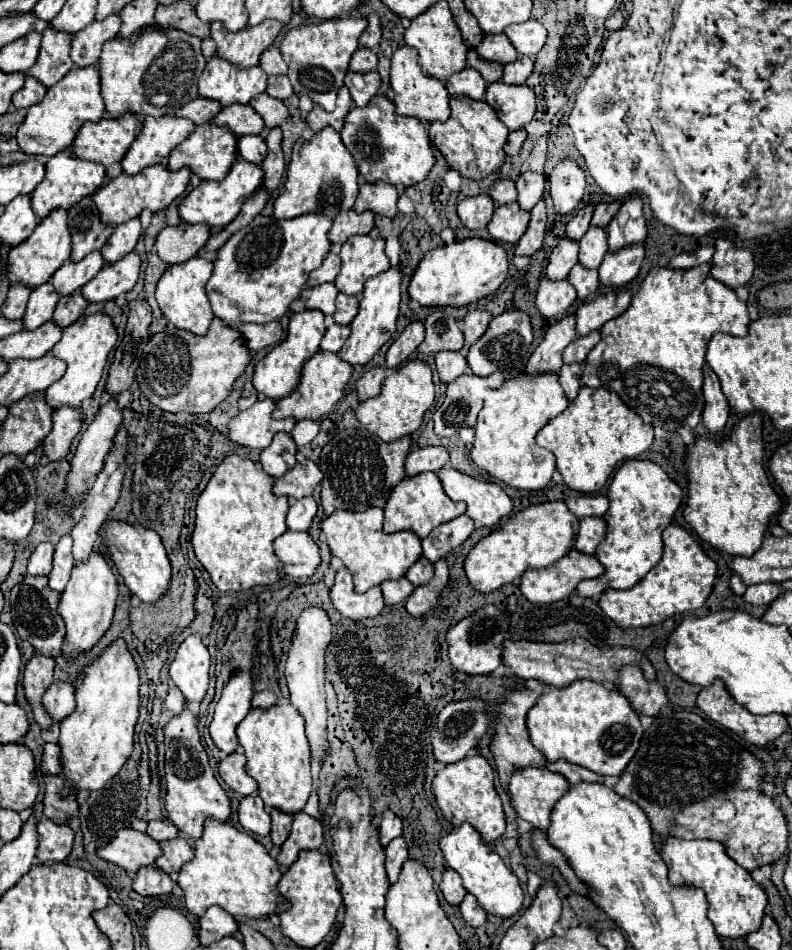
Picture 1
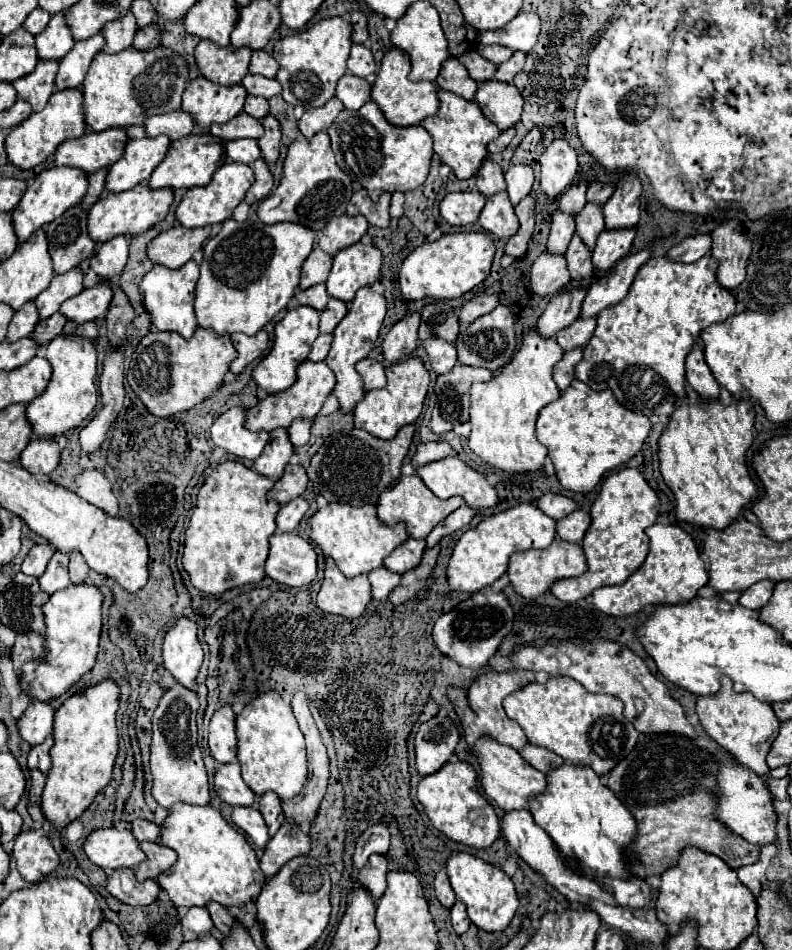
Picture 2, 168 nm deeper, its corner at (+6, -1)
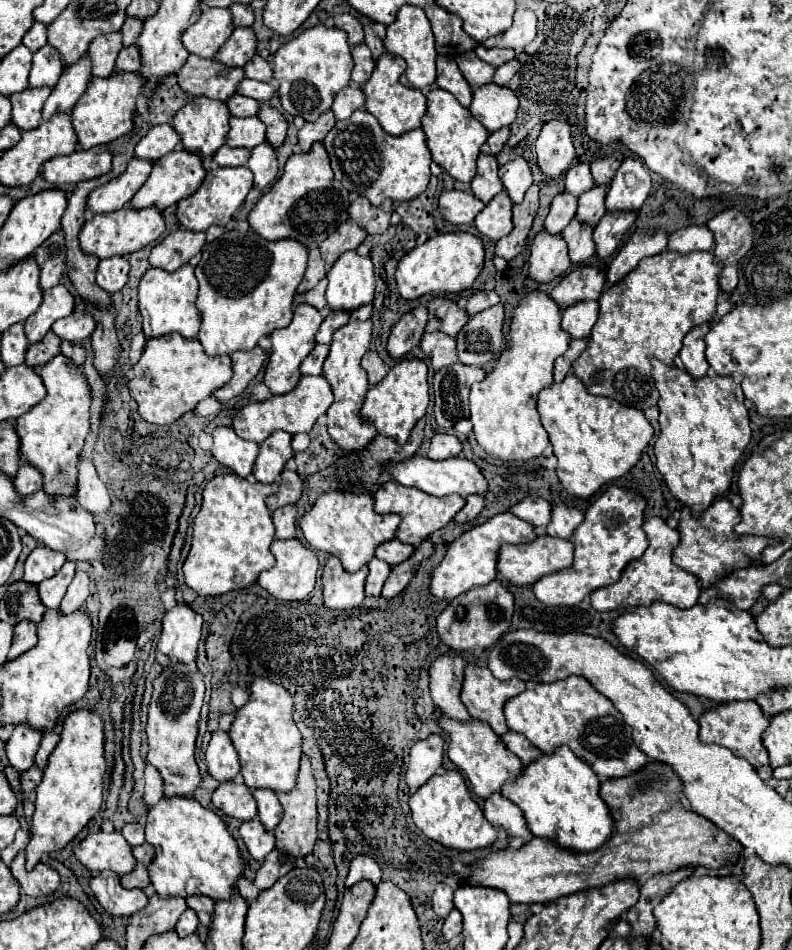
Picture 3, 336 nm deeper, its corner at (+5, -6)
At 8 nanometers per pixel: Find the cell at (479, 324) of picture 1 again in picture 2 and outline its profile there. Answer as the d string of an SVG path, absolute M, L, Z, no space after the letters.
M477 295L473 299L469 299L463 307L461 307L461 313L459 313L459 321L461 325L469 325L471 321L475 321L477 317L493 311L499 303L499 297L497 295Z

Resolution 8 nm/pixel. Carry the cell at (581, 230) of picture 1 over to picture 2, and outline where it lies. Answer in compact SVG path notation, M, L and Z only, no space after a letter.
M579 179L577 183L573 183L571 189L567 189L567 191L559 197L559 209L565 211L565 213L575 215L575 213L587 203L585 191L587 191L587 181L585 181L585 179Z

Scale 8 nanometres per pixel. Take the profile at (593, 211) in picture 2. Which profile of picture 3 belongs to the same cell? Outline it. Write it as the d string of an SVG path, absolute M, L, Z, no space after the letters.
M594 186L588 192L584 192L584 196L578 198L576 218L582 224L588 224L590 228L596 228L600 218L606 214L604 198L606 198L606 186Z

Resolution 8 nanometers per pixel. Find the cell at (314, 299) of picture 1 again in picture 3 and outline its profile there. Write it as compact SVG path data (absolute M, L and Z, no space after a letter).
M322 280L320 284L316 284L316 288L312 288L310 292L306 292L304 294L304 302L310 304L310 306L314 306L316 310L324 310L328 306L324 292L326 292L326 280Z

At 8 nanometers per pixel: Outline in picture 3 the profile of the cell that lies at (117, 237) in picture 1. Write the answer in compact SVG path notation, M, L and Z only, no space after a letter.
M128 256L104 258L104 260L100 260L98 270L96 270L96 282L98 282L100 288L104 288L110 294L114 294L126 284L128 270L130 270Z

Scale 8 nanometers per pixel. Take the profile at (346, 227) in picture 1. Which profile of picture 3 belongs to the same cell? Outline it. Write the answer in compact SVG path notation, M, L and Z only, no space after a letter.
M344 222L336 232L332 232L320 244L320 252L322 252L326 266L330 268L338 260L340 254L344 254L348 250L356 250L364 242L366 236L368 236L368 232L364 232L364 228L360 228L352 222Z

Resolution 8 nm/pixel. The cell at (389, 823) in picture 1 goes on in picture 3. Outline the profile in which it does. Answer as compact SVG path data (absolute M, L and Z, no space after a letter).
M358 854L352 864L350 864L350 872L348 872L348 878L346 878L346 886L352 886L360 880L370 880L374 884L378 884L382 878L382 868L380 864L368 856L368 854Z

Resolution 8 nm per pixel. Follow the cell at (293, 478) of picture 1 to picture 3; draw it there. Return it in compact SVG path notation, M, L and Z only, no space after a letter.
M284 470L282 476L280 476L280 490L278 490L278 494L268 496L266 504L274 512L280 506L296 504L296 500L300 496L302 496L302 478L296 472L292 472L292 470Z

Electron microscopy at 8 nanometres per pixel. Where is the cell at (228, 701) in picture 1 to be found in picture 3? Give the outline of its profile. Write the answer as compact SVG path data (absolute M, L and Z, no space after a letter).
M216 730L212 734L212 740L206 748L206 764L208 772L218 780L226 782L232 780L240 772L240 762L238 762L238 752L232 744L232 738L224 730Z

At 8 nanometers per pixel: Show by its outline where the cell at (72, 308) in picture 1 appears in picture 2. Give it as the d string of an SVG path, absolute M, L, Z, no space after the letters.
M55 313L55 315L51 315L49 319L39 321L31 337L33 337L39 345L47 345L49 341L53 341L53 339L63 331L63 325L65 325L65 323L67 323L67 321L63 321L63 315Z

